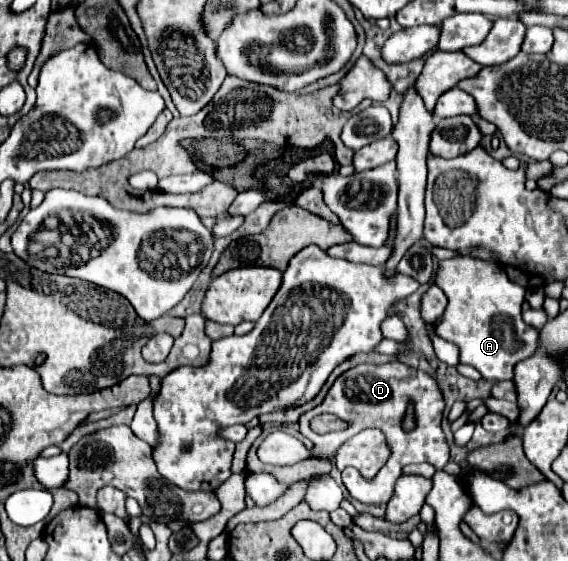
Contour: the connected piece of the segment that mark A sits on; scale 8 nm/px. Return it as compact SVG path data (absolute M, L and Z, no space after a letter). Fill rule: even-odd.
M468 257L442 259L438 263L434 283L448 297L448 305L442 313L442 321L436 325L436 335L454 343L460 349L460 363L466 363L478 369L484 379L492 379L492 381L512 379L514 365L530 357L538 347L538 331L534 327L528 327L522 321L521 303L525 301L526 289L510 281L506 277L506 271L498 263L468 259Z

